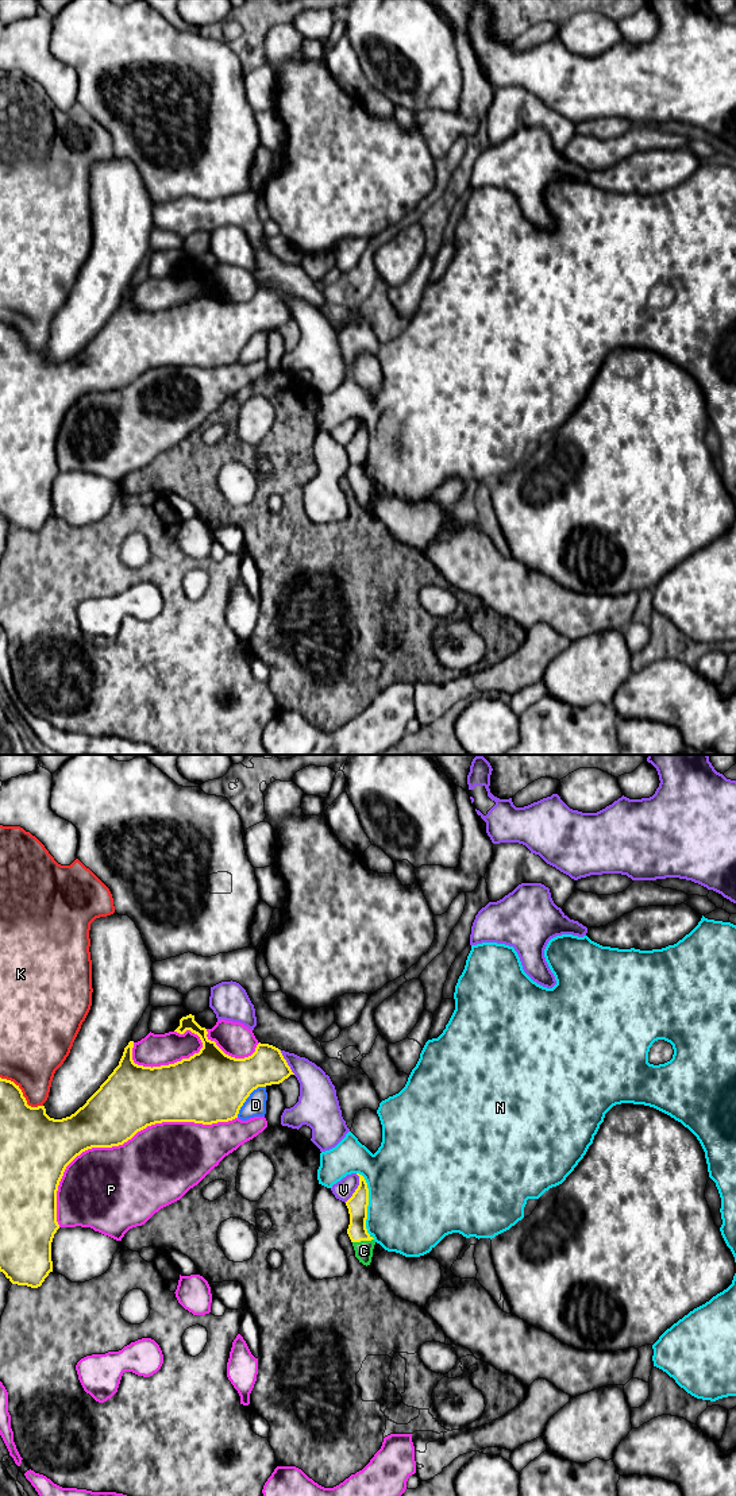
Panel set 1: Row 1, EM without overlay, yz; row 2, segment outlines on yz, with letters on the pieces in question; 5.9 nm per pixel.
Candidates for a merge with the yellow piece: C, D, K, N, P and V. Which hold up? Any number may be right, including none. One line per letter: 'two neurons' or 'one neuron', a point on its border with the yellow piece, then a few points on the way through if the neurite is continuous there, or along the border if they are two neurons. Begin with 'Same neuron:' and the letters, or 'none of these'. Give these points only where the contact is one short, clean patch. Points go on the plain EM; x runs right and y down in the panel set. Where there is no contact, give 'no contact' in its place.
Same neuron: C
C: one neuron | yz (362, 484) | across yz (357, 448), (362, 484), (363, 494)
D: two neurons | yz (247, 340)
K: two neurons | yz (22, 338)
N: two neurons | yz (368, 447)
P: two neurons | yz (122, 388)
V: two neurons | yz (357, 432)

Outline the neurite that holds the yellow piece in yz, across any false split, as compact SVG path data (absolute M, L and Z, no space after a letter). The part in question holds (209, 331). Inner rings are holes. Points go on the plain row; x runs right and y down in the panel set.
M192 258L182 261L174 275L184 278L186 274L200 281L203 292L199 297L169 309L143 311L134 306L134 285L130 285L119 309L100 332L74 358L62 363L50 362L45 350L28 350L19 329L0 321L0 516L12 528L38 532L53 516L51 486L59 473L57 435L66 410L82 396L92 392L123 389L138 375L155 367L194 366L212 369L232 365L238 362L240 351L254 333L280 328L294 319L281 294L273 289L259 286L251 300L235 302L226 298L215 285L207 281L207 273L201 271Z

